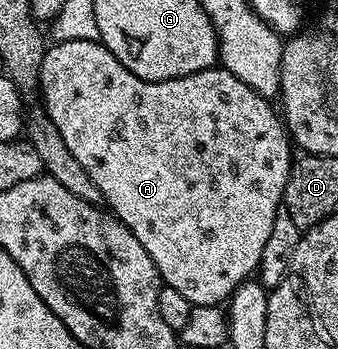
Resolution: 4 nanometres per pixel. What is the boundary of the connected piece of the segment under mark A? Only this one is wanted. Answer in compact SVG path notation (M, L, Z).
M98 39L64 41L47 46L40 76L41 95L46 116L50 118L52 125L56 125L56 129L60 129L64 145L68 145L72 157L76 157L76 161L84 165L84 173L88 173L88 177L96 181L96 189L100 189L105 206L109 208L114 218L119 219L134 234L136 241L140 241L144 249L148 249L148 257L152 257L165 286L177 289L196 307L222 305L229 300L231 293L241 283L247 282L257 272L258 262L264 253L264 245L268 242L268 236L272 234L272 221L276 221L282 207L284 185L288 185L292 162L292 154L290 155L292 138L283 116L279 114L271 100L260 97L260 93L248 89L244 81L232 77L232 73L228 73L221 65L209 67L200 73L192 73L188 77L176 77L159 83L144 81L136 77L136 73L124 69L124 65L120 65L120 61L116 61L114 54Z

